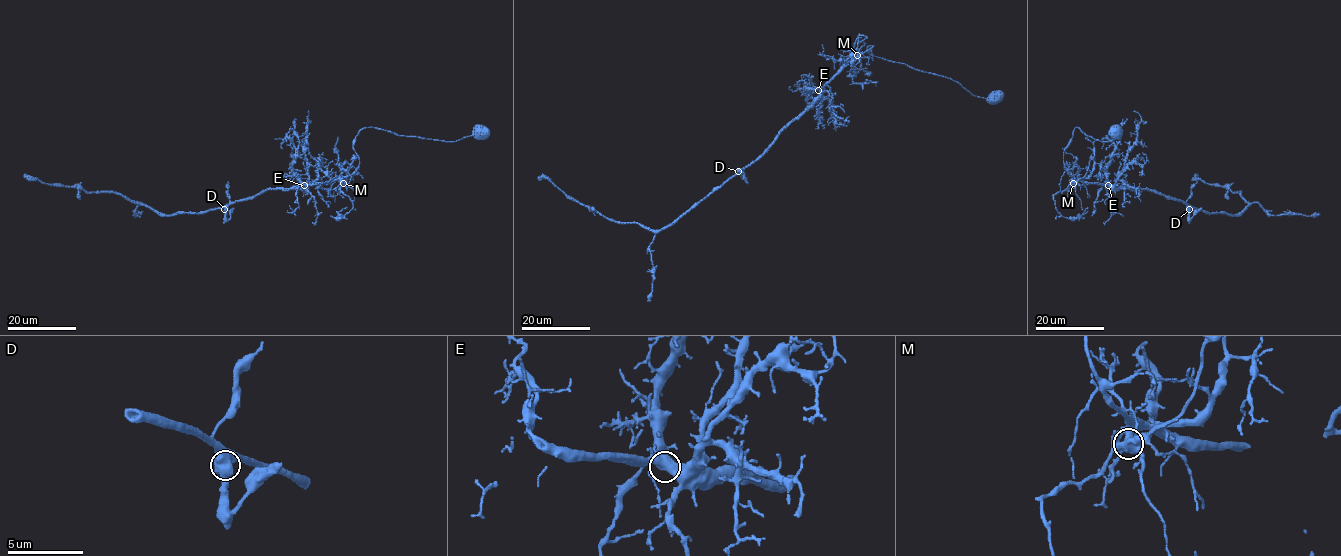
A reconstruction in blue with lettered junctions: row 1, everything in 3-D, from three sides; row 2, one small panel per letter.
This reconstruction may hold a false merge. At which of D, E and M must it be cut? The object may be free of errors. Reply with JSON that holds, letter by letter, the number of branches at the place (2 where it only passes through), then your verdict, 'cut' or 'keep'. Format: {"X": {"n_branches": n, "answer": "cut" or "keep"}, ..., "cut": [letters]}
{"D": {"n_branches": 3, "answer": "keep"}, "E": {"n_branches": 3, "answer": "keep"}, "M": {"n_branches": 3, "answer": "cut"}, "cut": ["M"]}

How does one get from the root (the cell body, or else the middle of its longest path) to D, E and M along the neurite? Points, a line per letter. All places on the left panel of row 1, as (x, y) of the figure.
D: (480, 132), (441, 141), (364, 127), (353, 144), (359, 163), (351, 174), (328, 182), (268, 188), (224, 209)
E: (480, 132), (455, 141), (441, 141), (364, 127), (353, 144), (359, 163), (351, 174), (304, 185)
M: (480, 132), (455, 141), (441, 141), (364, 127), (353, 144), (358, 166), (342, 179), (343, 183)

